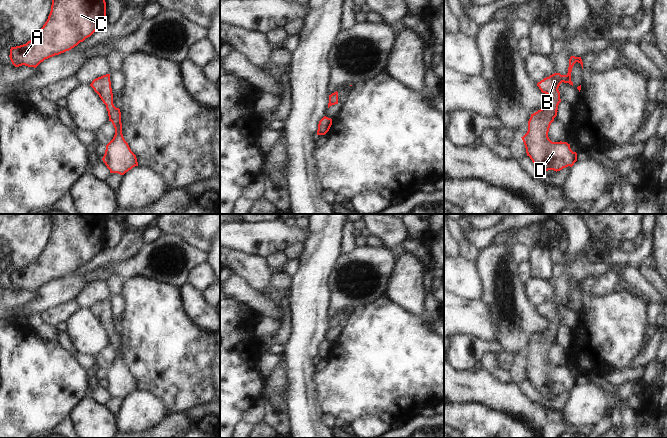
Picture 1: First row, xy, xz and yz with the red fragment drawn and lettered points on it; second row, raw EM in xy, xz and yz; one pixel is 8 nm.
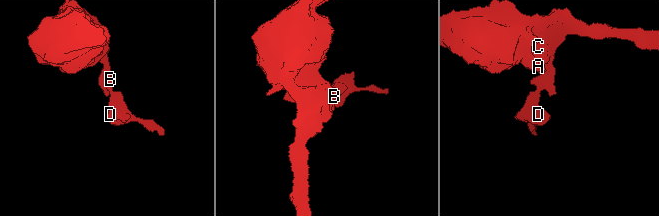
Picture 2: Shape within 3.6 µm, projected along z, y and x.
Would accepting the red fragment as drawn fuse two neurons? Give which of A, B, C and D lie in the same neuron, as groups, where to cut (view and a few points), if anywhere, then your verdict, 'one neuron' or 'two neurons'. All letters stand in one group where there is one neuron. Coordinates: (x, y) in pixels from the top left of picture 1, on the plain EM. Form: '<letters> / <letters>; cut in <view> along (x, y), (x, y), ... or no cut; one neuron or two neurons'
A B C D; no cut; one neuron

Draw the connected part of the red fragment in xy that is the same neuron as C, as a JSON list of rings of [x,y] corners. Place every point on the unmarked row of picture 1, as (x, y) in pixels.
[[[48,214],[51,223],[51,235],[47,245],[41,252],[37,261],[28,265],[26,268],[11,271],[10,284],[15,291],[22,289],[36,292],[45,283],[59,279],[71,274],[80,266],[90,261],[97,253],[106,247],[106,221],[103,214]]]

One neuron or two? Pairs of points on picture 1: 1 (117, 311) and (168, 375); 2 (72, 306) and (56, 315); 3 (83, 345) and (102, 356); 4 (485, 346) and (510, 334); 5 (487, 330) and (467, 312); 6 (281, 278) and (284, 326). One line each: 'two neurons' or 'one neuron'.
1: two neurons
2: one neuron
3: two neurons
4: two neurons
5: one neuron
6: one neuron

